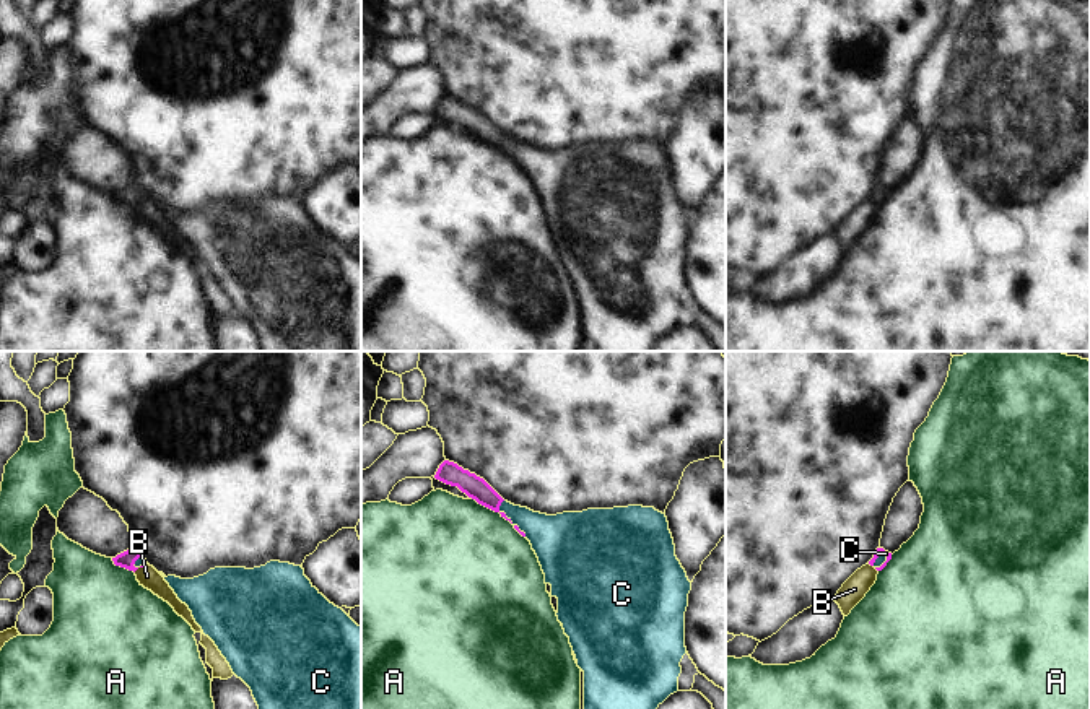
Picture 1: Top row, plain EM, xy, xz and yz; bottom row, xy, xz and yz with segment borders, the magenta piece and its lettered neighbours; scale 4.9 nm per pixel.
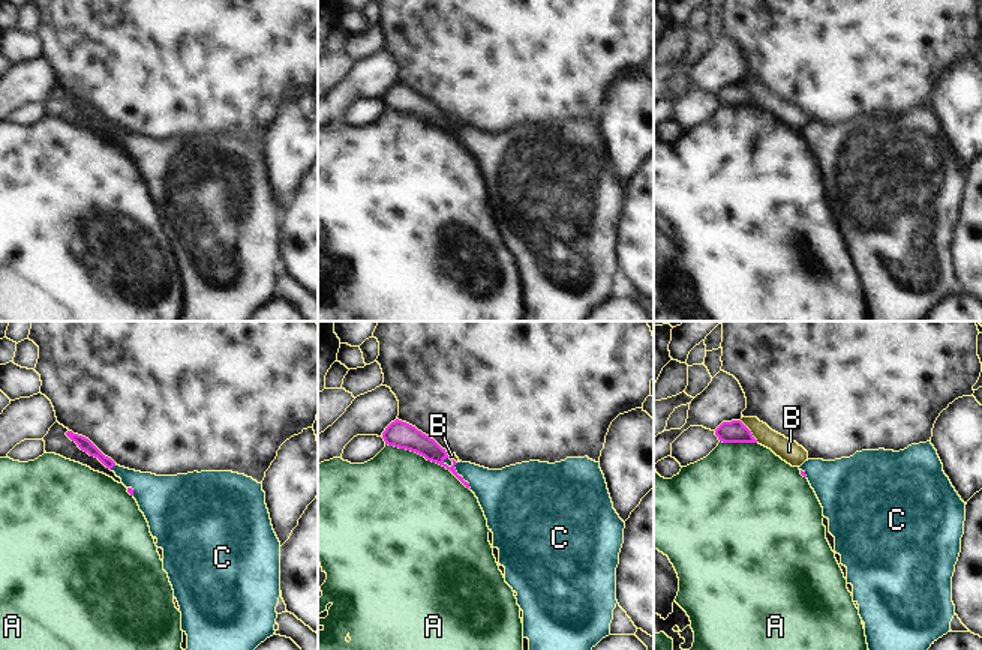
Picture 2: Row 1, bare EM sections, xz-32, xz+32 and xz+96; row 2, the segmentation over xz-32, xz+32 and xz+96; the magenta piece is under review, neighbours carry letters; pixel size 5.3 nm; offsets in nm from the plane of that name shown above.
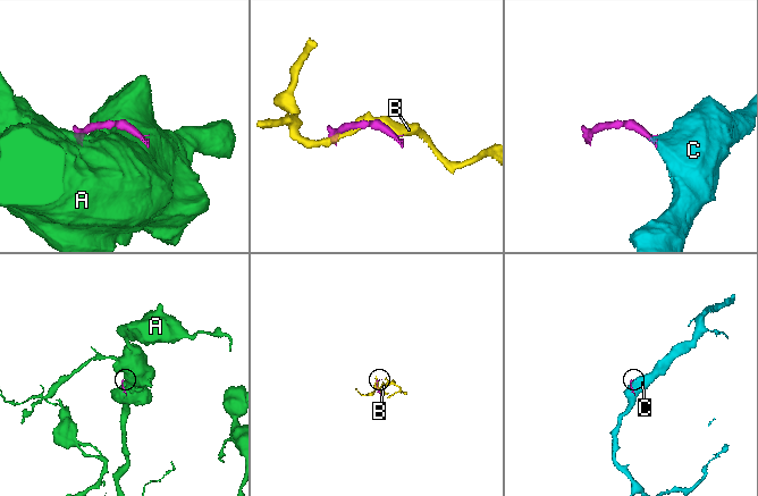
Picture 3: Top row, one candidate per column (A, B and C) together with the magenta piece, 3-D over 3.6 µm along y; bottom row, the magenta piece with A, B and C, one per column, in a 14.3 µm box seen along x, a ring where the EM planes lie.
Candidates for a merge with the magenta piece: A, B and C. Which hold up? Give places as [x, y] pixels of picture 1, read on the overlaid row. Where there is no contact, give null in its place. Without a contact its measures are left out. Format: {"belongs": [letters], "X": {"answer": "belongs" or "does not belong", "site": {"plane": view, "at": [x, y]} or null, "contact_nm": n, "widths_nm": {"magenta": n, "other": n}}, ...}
{"belongs": ["C"], "A": {"answer": "does not belong", "site": {"plane": "xz", "at": [498, 511]}, "contact_nm": 320, "widths_nm": {"magenta": 110, "other": 480}}, "B": {"answer": "does not belong", "site": {"plane": "xy", "at": [137, 568]}, "contact_nm": 70, "widths_nm": {"magenta": 80, "other": 100}}, "C": {"answer": "belongs", "site": {"plane": "xz", "at": [506, 517]}, "contact_nm": 220, "widths_nm": {"magenta": 110, "other": 220}}}

